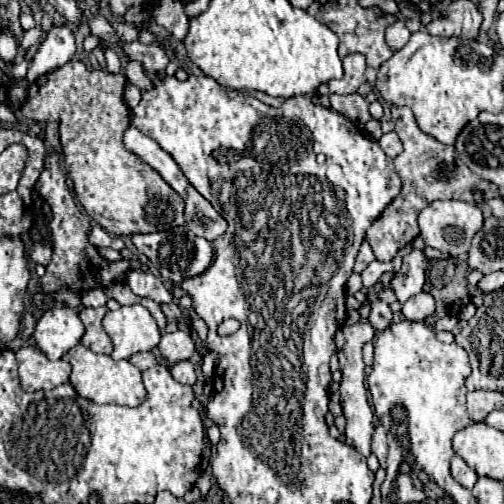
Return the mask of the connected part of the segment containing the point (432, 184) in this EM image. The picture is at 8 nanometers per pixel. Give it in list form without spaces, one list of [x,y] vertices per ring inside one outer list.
[[[392,105],[392,123],[396,125],[396,133],[400,141],[404,143],[404,151],[394,159],[396,173],[402,179],[402,191],[396,195],[396,199],[382,211],[382,215],[372,223],[372,227],[366,231],[366,241],[370,243],[374,255],[378,261],[392,261],[396,253],[406,247],[410,241],[418,237],[418,213],[430,205],[436,199],[462,199],[462,201],[484,201],[484,197],[474,195],[476,191],[482,191],[486,197],[498,197],[498,191],[492,183],[482,181],[478,175],[474,175],[462,161],[458,163],[454,157],[454,147],[444,147],[430,135],[422,133],[416,125],[414,113],[410,107],[394,107]]]

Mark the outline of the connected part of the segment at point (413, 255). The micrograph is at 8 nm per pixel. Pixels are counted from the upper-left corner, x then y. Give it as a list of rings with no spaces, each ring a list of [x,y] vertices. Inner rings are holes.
[[[412,249],[408,255],[404,255],[402,267],[400,267],[400,271],[396,271],[396,275],[392,279],[392,289],[400,303],[408,301],[412,295],[422,291],[428,263],[430,261],[422,249]]]

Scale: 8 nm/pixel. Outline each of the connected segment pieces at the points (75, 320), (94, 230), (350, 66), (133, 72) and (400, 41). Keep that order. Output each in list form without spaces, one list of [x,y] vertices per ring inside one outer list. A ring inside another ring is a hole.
[[[62,303],[46,309],[38,319],[34,331],[36,345],[52,361],[66,355],[66,351],[70,351],[82,339],[82,335],[84,325],[78,317],[78,311]]]
[[[96,223],[90,227],[90,243],[94,243],[96,247],[110,247],[112,243],[112,237],[102,229],[98,227]]]
[[[350,53],[342,59],[344,63],[344,77],[328,81],[330,93],[356,93],[356,89],[366,81],[366,59],[358,53]]]
[[[130,61],[130,63],[126,65],[126,77],[128,77],[128,81],[132,81],[134,85],[138,85],[142,91],[154,87],[152,79],[142,71],[142,65],[136,63],[136,61]]]
[[[396,21],[386,29],[386,43],[392,51],[400,51],[408,43],[408,39],[410,39],[410,31],[402,21]]]

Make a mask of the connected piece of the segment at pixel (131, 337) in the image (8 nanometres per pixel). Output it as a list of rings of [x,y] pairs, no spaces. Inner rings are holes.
[[[140,303],[108,311],[102,325],[114,343],[114,359],[128,359],[134,353],[152,351],[160,343],[156,319]]]

